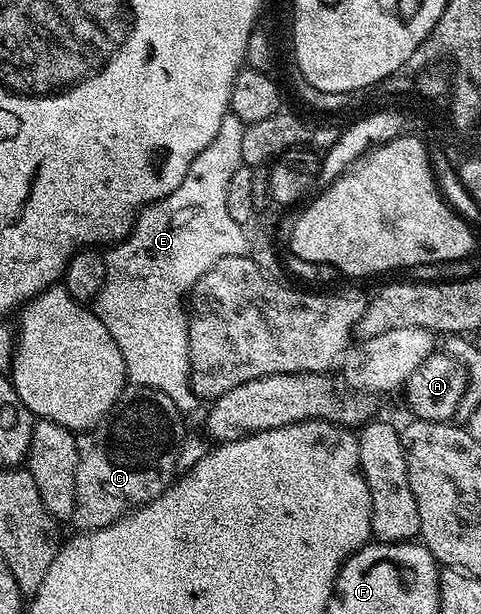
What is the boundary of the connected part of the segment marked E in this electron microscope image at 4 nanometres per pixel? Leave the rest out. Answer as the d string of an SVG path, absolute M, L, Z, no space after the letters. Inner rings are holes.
M228 113L222 120L222 128L218 128L218 136L198 152L198 156L190 164L182 184L170 192L160 202L151 202L136 215L132 223L132 231L122 242L111 247L112 251L104 254L106 264L106 280L102 284L100 294L94 300L96 315L106 324L110 336L114 336L114 344L118 344L118 352L122 352L122 360L126 364L128 382L133 386L149 386L158 392L166 392L170 400L179 408L181 414L191 415L191 410L202 406L201 399L192 390L192 369L190 368L190 348L188 347L188 315L186 299L189 297L194 279L201 278L218 260L226 256L247 255L250 250L250 238L244 235L245 227L230 216L230 208L226 208L226 187L230 184L230 176L242 164L242 132L245 123L238 116Z

